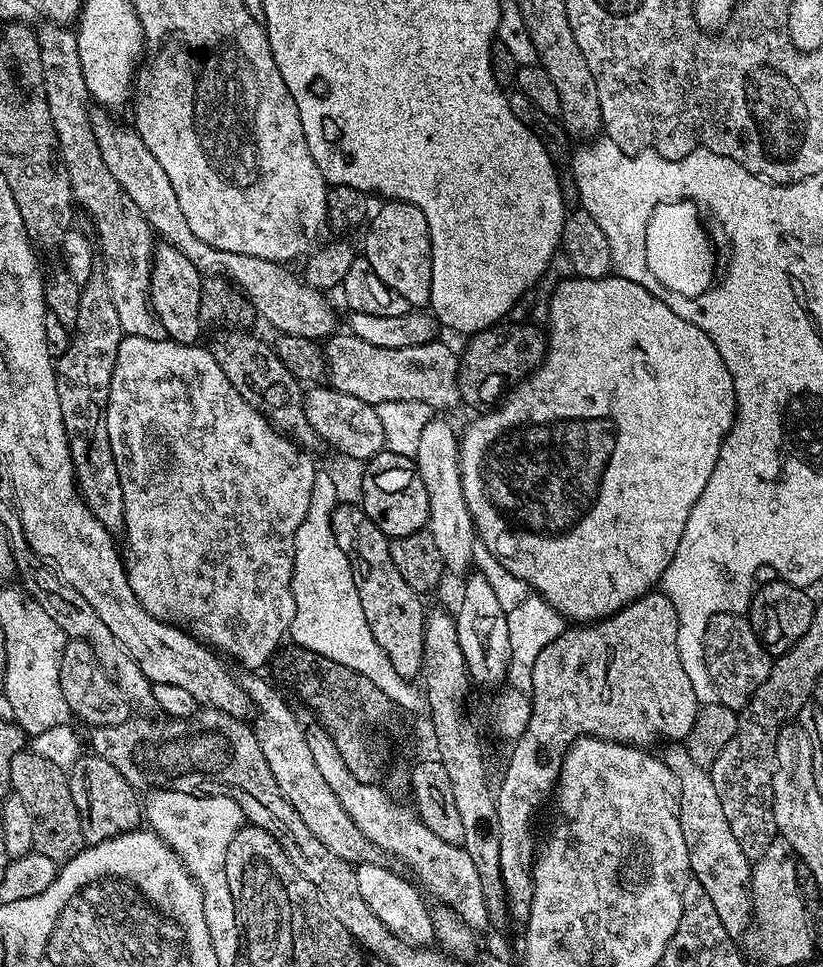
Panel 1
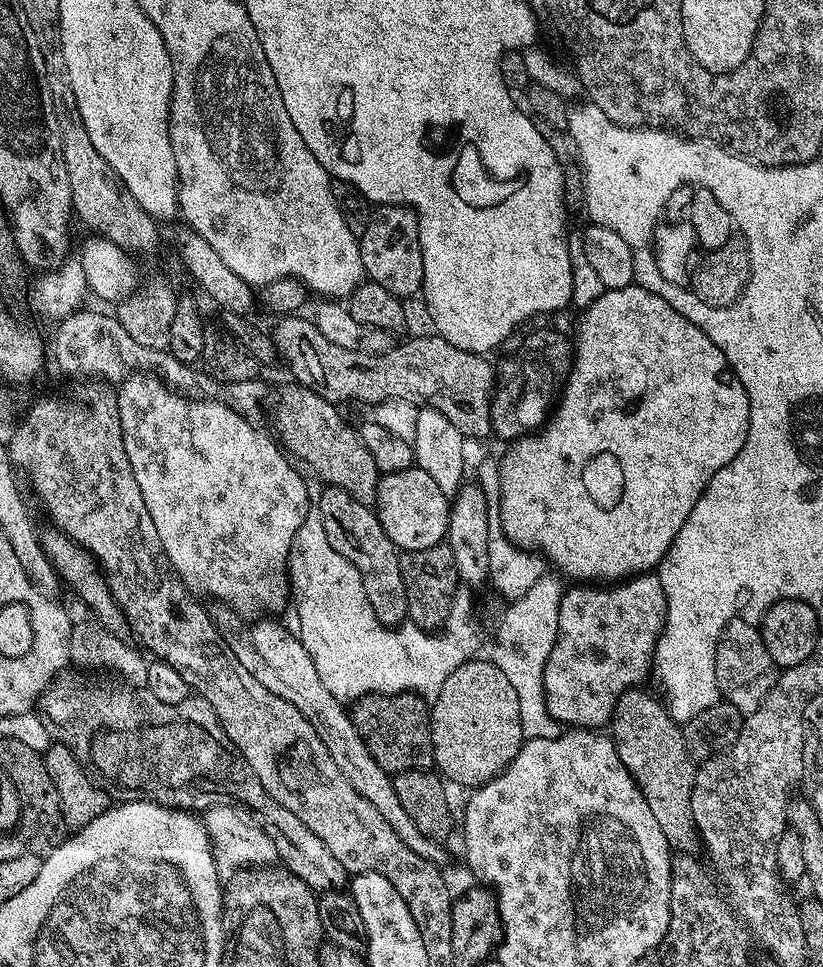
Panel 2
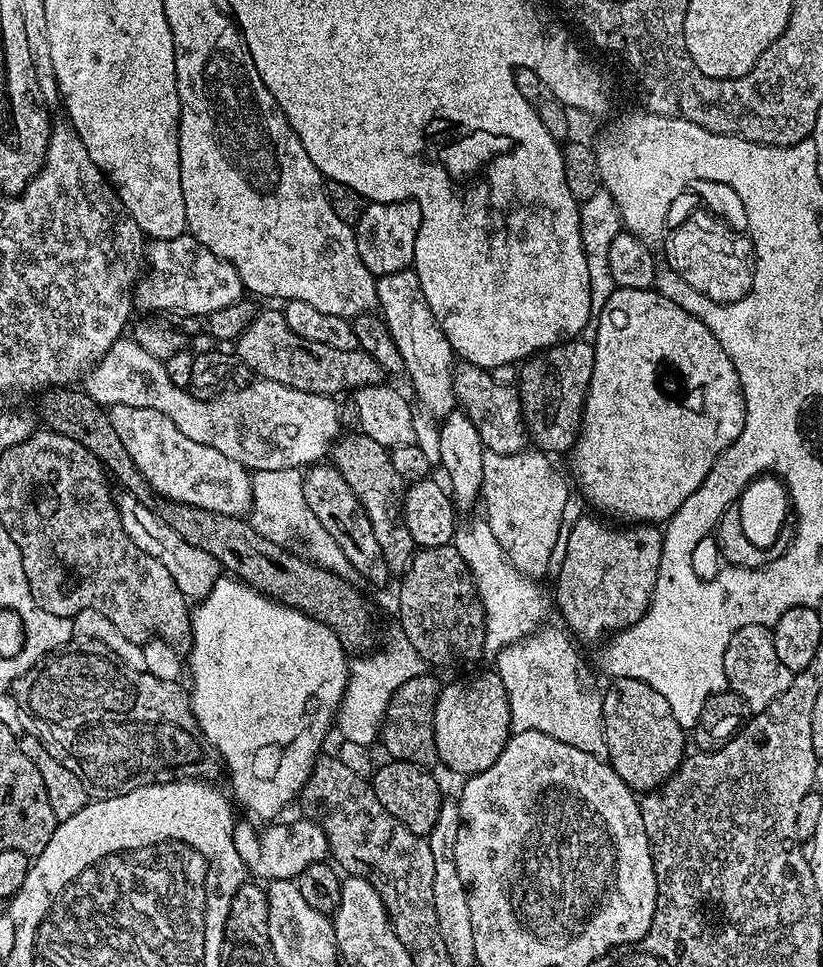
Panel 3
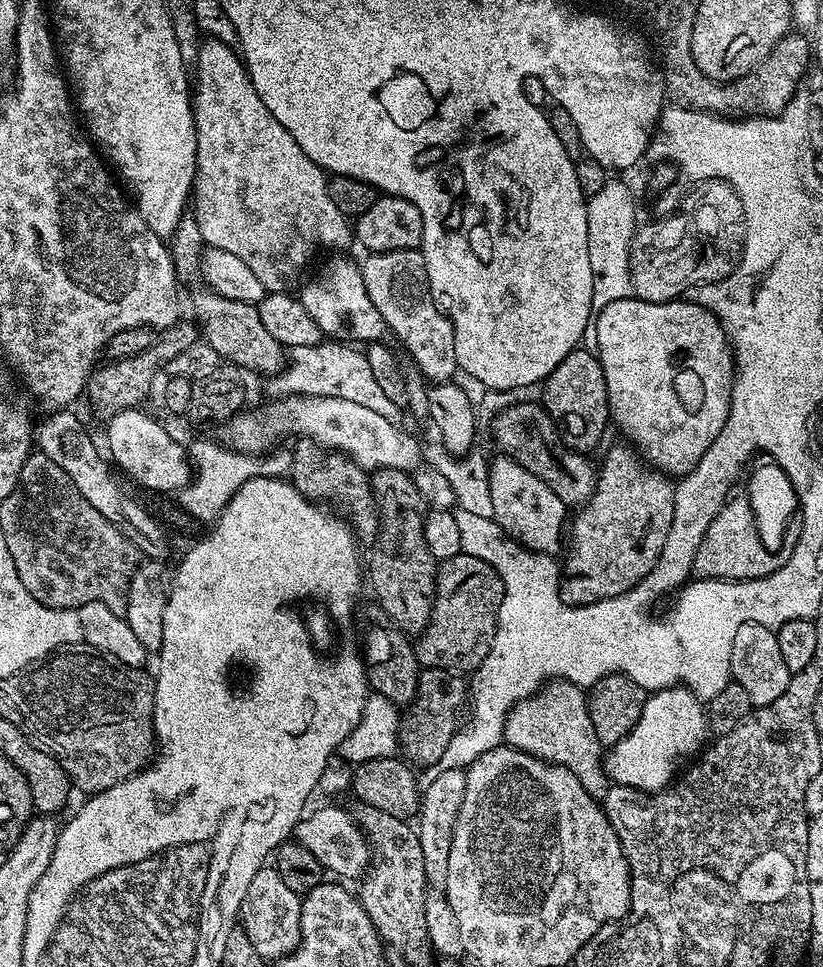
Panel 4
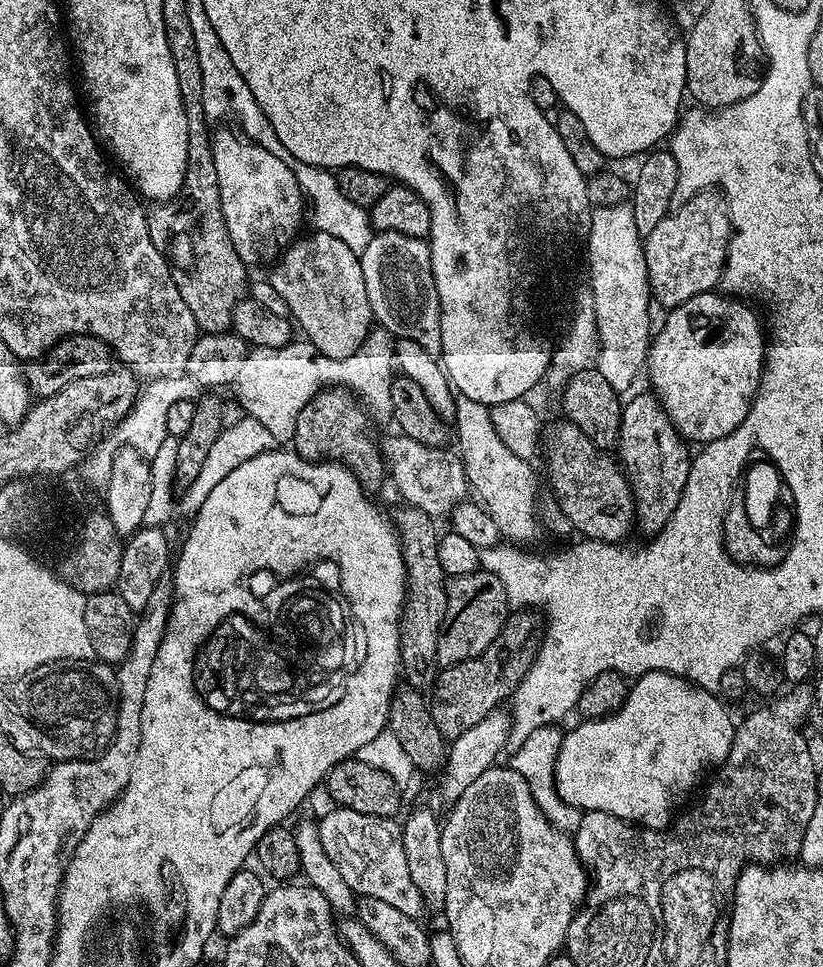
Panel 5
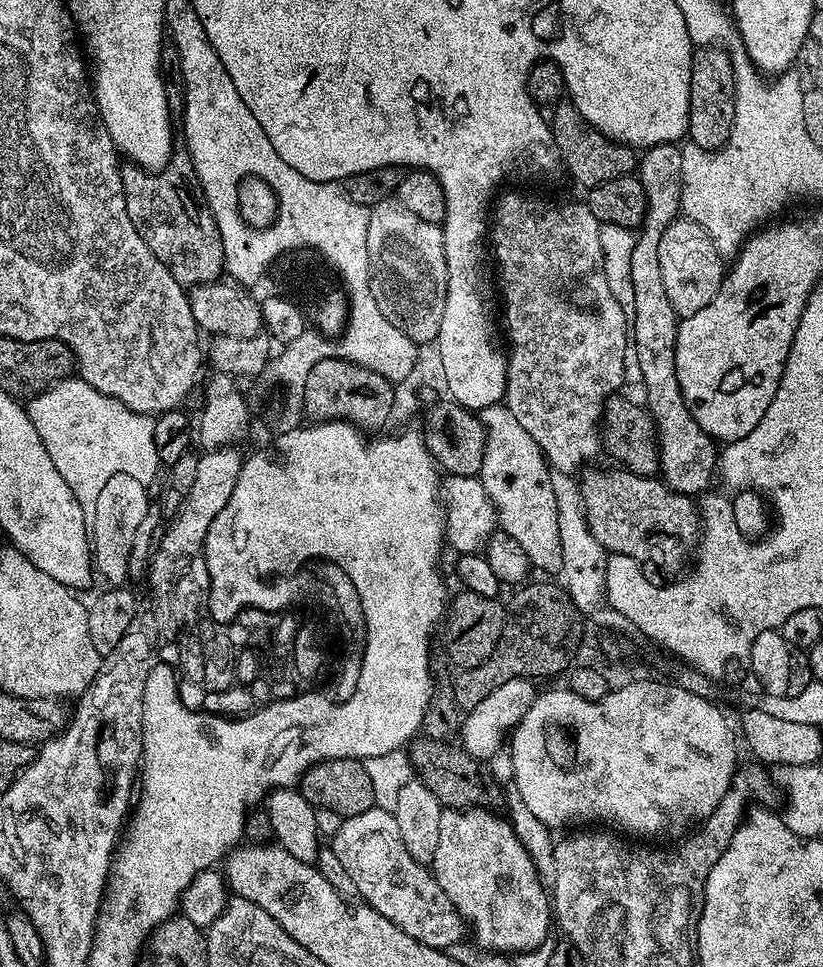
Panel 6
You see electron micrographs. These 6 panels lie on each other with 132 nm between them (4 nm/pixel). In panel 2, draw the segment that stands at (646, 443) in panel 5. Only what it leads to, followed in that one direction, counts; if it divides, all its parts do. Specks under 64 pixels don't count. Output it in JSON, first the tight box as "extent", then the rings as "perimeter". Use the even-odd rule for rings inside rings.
{"extent":[556,573,668,692],"perimeter":[[[640,573],[611,586],[572,586],[565,591],[562,606],[558,610],[558,634],[556,656],[560,652],[604,652],[604,680],[620,680],[616,688],[627,692],[629,688],[643,685],[644,679],[653,671],[652,656],[656,643],[668,617],[668,599],[657,573]]]}

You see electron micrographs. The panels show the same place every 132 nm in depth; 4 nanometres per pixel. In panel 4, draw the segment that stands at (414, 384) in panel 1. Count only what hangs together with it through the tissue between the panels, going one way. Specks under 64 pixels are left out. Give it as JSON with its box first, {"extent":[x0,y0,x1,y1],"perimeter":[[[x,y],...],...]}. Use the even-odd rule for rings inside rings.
{"extent":[192,286,598,506],"perimeter":[[[200,286],[200,289],[192,296],[192,312],[195,323],[198,325],[203,339],[220,355],[221,361],[229,365],[235,365],[245,373],[249,372],[272,372],[276,374],[285,367],[286,349],[278,342],[278,338],[266,334],[266,326],[262,326],[262,318],[257,305],[238,302],[234,298],[222,298],[222,294],[212,291],[207,286]],[[513,402],[491,417],[492,436],[496,439],[499,451],[512,458],[519,466],[524,467],[540,478],[567,506],[583,506],[596,489],[598,475],[594,464],[582,452],[576,452],[564,445],[561,433],[555,420],[544,409],[543,403],[519,404]]]}

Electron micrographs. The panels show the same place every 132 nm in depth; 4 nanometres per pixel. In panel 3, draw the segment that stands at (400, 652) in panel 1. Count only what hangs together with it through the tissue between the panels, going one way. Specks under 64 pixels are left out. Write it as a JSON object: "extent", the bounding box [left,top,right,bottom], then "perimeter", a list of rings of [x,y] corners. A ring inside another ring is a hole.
{"extent":[304,462,390,584],"perimeter":[[[317,462],[304,472],[304,493],[306,506],[314,510],[314,518],[326,526],[326,534],[338,542],[342,554],[350,562],[353,573],[357,577],[365,576],[372,584],[384,584],[390,579],[386,566],[386,558],[382,558],[382,546],[374,538],[374,530],[370,527],[370,518],[366,518],[366,510],[354,498],[354,490],[346,486],[346,478],[338,474],[335,466],[328,462]]]}

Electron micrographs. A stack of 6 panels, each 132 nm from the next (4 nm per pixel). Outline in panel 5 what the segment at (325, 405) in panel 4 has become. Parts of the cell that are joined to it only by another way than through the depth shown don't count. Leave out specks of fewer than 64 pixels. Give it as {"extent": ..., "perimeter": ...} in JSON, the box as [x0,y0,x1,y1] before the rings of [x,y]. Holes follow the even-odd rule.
{"extent":[382,434,470,518],"perimeter":[[[395,434],[382,444],[382,455],[390,484],[400,491],[405,505],[422,510],[433,518],[451,517],[452,505],[461,504],[470,496],[470,472],[451,452],[451,447],[435,448],[403,434]]]}

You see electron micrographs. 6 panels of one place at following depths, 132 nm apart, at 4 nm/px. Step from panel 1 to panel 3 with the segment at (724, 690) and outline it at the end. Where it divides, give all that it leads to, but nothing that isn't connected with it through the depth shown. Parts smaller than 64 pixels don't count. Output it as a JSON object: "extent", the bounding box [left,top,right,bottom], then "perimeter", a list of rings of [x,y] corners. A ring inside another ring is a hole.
{"extent":[724,624,793,714],"perimeter":[[[751,624],[742,626],[730,638],[730,646],[726,646],[726,658],[724,669],[728,679],[728,688],[745,700],[749,713],[755,714],[766,710],[778,694],[790,686],[793,673],[780,659],[778,650],[774,650],[774,638],[772,628],[767,624]]]}

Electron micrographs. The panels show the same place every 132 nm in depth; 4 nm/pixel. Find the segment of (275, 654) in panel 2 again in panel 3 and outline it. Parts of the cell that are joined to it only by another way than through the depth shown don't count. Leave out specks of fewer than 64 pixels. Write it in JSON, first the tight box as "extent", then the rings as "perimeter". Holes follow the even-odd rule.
{"extent":[116,492,223,600],"perimeter":[[[125,492],[119,493],[116,501],[123,529],[126,530],[127,537],[134,542],[134,546],[161,562],[162,566],[169,571],[170,578],[174,579],[175,586],[189,600],[201,600],[208,596],[213,585],[221,579],[223,573],[218,560],[212,554],[206,553],[206,550],[201,550],[198,546],[193,546],[184,538],[179,537],[166,522],[154,514],[152,508],[138,502],[133,495]]]}

